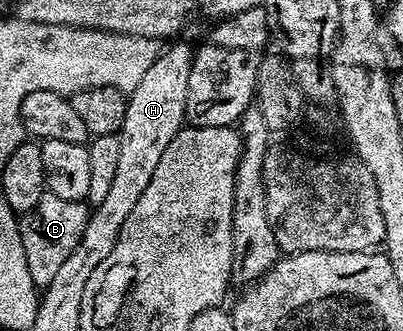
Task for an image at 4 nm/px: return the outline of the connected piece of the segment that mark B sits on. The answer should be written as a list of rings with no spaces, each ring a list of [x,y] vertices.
[[[45,191],[43,198],[35,202],[30,212],[20,217],[19,227],[23,254],[27,254],[27,270],[31,270],[31,282],[35,282],[38,289],[43,290],[55,278],[59,266],[67,262],[71,250],[79,246],[79,238],[83,238],[83,230],[89,221],[91,208],[88,203],[80,200],[59,198],[55,194]]]

